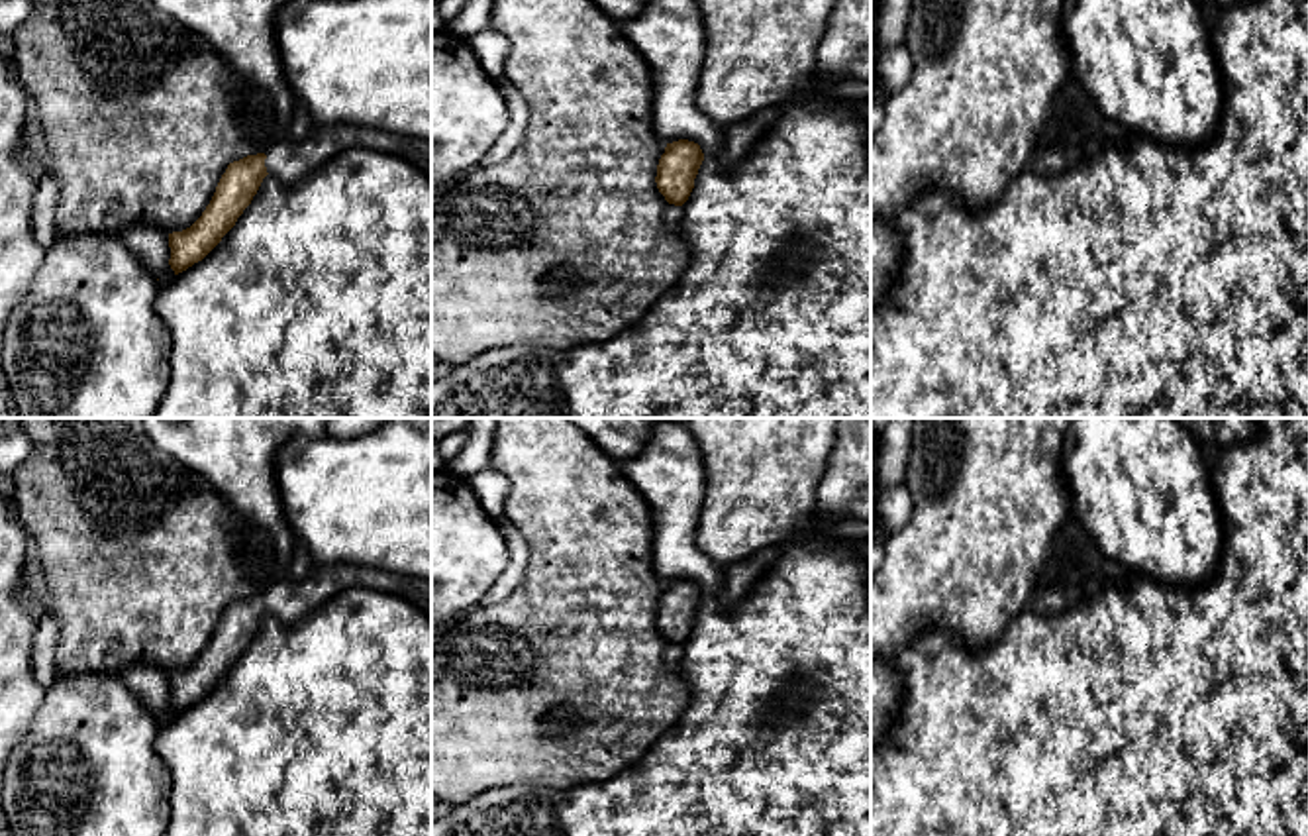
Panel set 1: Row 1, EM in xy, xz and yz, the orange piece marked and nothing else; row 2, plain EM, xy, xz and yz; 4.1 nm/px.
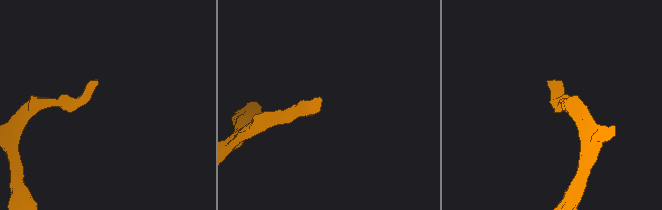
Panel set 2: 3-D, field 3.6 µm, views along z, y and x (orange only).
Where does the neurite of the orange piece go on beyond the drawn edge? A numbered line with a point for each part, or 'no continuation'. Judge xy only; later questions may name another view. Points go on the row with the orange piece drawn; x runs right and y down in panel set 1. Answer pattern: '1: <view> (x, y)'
1: xy (304, 146)

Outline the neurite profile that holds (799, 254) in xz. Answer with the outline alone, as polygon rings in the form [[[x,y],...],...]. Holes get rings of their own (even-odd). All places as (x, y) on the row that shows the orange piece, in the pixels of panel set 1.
[[[804,241],[790,243],[782,259],[777,263],[780,271],[796,271],[812,259],[812,249]]]

